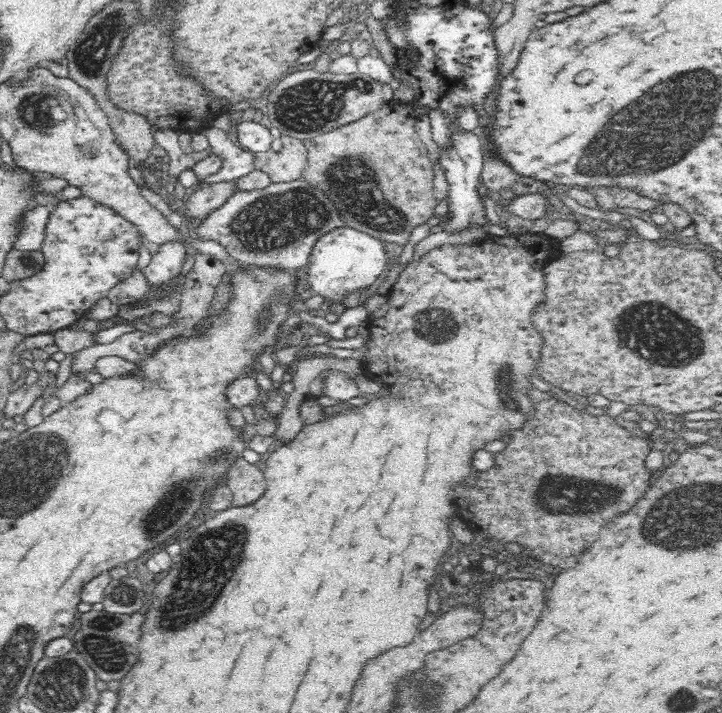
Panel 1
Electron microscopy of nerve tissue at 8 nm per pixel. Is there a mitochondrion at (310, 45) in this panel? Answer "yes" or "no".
no

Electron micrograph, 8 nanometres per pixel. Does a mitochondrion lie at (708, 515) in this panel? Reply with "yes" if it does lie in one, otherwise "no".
yes

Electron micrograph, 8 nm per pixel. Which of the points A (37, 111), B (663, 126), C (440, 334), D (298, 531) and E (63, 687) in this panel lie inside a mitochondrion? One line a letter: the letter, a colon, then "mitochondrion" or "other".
A: mitochondrion
B: mitochondrion
C: mitochondrion
D: other
E: mitochondrion

